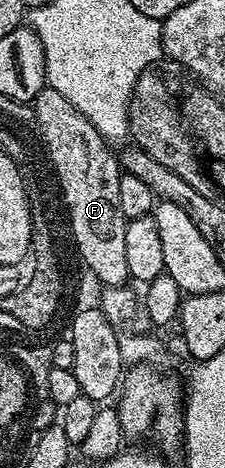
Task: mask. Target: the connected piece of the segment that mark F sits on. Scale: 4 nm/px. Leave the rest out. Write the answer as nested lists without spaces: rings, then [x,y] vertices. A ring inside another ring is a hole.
[[[48,86],[42,88],[37,99],[32,101],[31,107],[37,115],[47,160],[56,170],[63,203],[72,207],[73,224],[76,224],[77,238],[80,241],[81,251],[85,253],[85,259],[96,268],[102,285],[124,285],[130,279],[130,275],[127,270],[127,249],[123,242],[127,221],[123,210],[119,210],[119,178],[123,175],[123,169],[118,157],[115,152],[113,156],[112,150],[109,149],[112,147],[99,134],[99,130],[95,130],[95,126],[91,126],[91,122],[87,122],[87,118],[83,118],[83,114],[79,114],[79,110],[75,110],[75,106],[71,106],[71,102],[67,102],[67,98],[59,94],[59,90]]]

